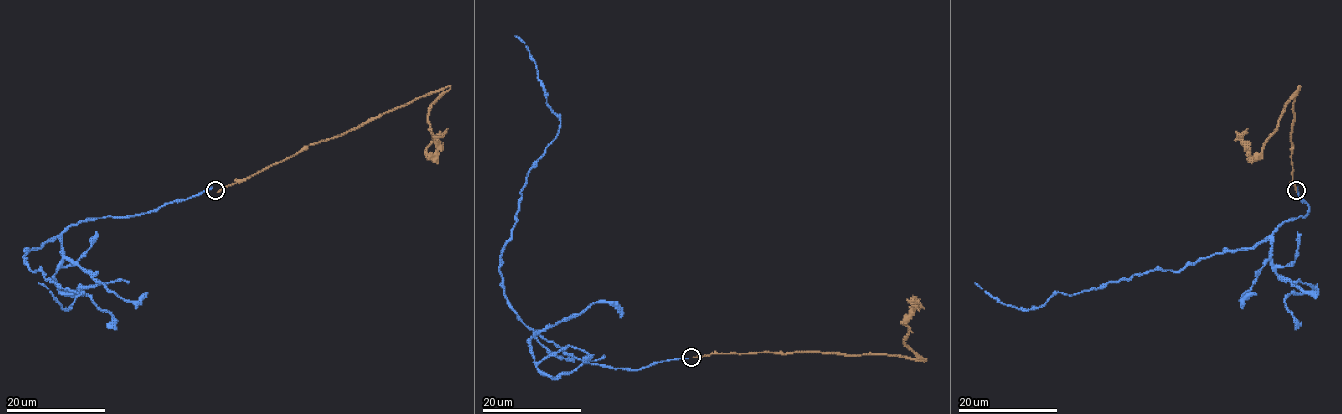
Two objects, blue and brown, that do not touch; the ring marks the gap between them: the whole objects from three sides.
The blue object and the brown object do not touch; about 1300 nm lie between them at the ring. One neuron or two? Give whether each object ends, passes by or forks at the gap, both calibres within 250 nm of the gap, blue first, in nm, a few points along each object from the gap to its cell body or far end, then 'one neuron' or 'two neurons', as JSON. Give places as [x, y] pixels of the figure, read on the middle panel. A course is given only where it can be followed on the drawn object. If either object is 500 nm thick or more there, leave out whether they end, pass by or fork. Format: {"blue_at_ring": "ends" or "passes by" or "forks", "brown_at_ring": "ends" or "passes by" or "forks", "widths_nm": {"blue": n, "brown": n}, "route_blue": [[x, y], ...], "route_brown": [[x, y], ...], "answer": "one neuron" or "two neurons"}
{"blue_at_ring": "ends", "brown_at_ring": "ends", "widths_nm": {"blue": 160, "brown": 170}, "route_blue": [[688, 358], [635, 369], [586, 363], [512, 309], [502, 248], [527, 173], [560, 124], [514, 36]], "route_brown": [[693, 357], [817, 352], [916, 358], [904, 342], [909, 328], [903, 323], [914, 302], [924, 309]], "answer": "two neurons"}

